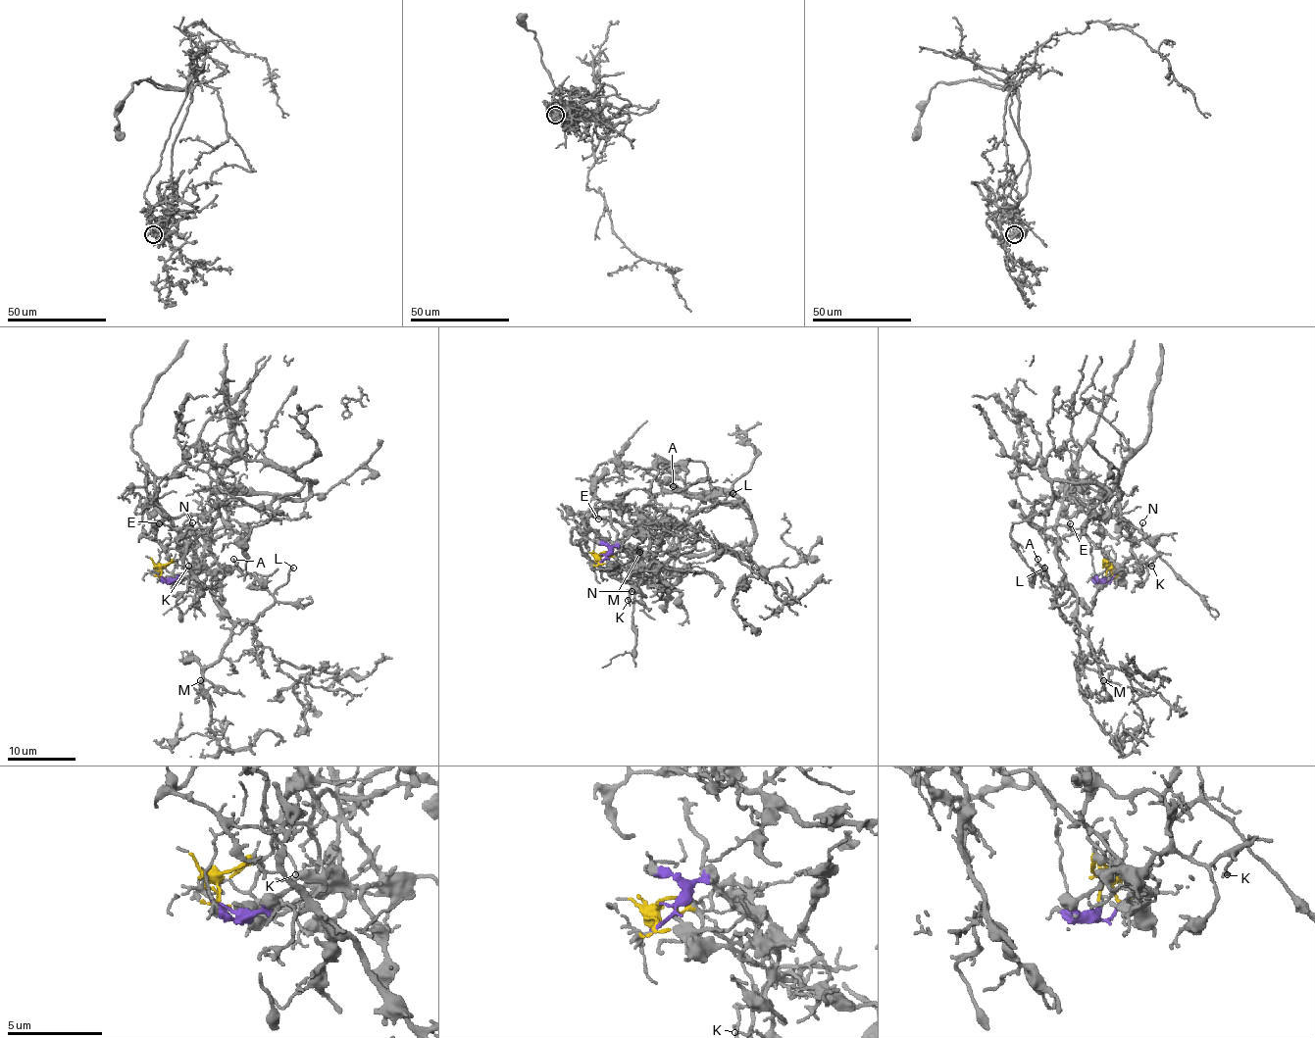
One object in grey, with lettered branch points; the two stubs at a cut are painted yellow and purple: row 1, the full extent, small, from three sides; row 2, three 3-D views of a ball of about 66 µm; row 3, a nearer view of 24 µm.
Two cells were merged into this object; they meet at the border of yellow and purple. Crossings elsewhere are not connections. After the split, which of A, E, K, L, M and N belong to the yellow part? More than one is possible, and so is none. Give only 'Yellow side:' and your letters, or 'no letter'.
Yellow side: A, E, L, M

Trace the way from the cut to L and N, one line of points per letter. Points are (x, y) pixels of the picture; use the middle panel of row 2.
L: (601, 555), (620, 555), (609, 507), (625, 505), (650, 525), (680, 525), (716, 507), (728, 493), (733, 493)
N: (601, 555), (618, 546), (630, 556), (635, 556), (643, 571), (642, 580), (633, 590), (629, 590), (632, 590)

